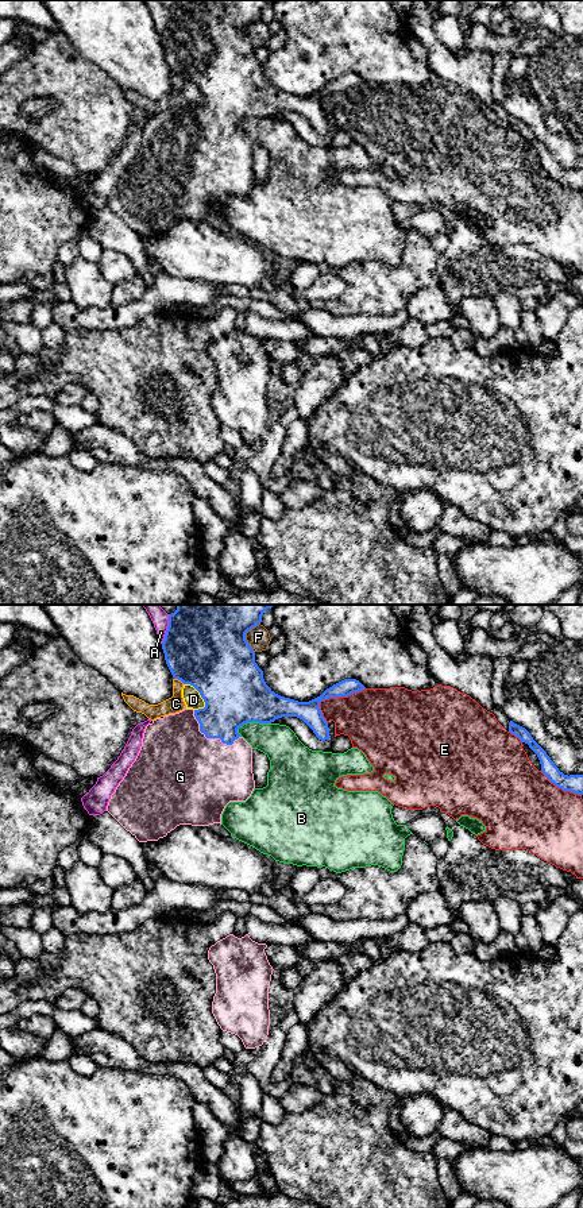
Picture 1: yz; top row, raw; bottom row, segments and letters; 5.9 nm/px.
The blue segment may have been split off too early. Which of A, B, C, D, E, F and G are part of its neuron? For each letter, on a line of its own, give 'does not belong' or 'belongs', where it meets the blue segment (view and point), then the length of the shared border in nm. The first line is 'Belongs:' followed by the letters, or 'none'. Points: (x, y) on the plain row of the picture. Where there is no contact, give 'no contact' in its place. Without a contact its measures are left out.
Belongs: G
A: does not belong; contact yz (168, 24); length 180 nm
B: does not belong; contact yz (253, 116); length 220 nm
C: does not belong; contact yz (180, 74); length 70 nm
D: does not belong; contact yz (200, 89); length 200 nm
E: does not belong; contact yz (334, 92); length 320 nm
F: does not belong; contact yz (244, 31); length 190 nm
G: belongs; contact yz (211, 132); length 340 nm

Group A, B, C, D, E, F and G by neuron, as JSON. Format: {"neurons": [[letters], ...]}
{"neurons": [["A"], ["B"], ["C", "D"], ["E"], ["F"], ["G"]]}

